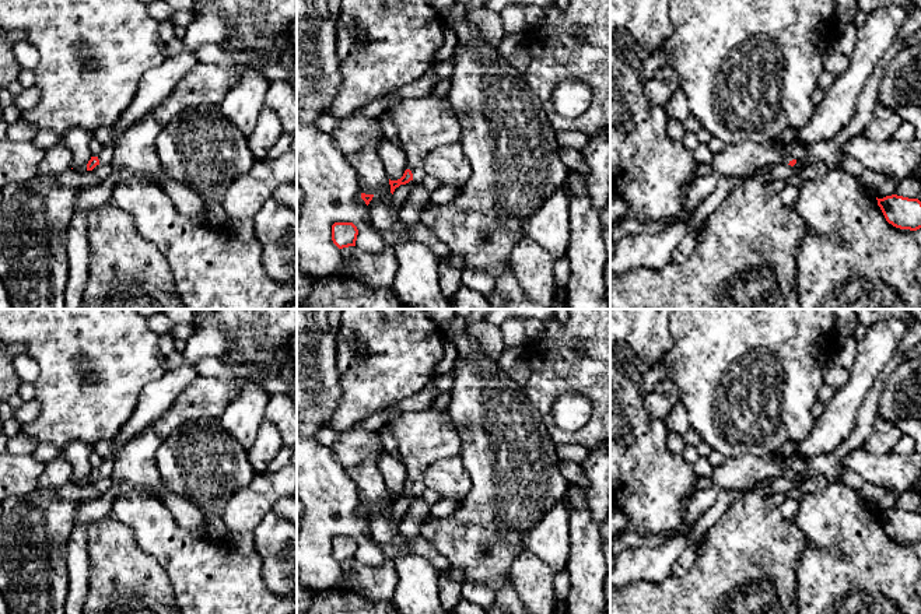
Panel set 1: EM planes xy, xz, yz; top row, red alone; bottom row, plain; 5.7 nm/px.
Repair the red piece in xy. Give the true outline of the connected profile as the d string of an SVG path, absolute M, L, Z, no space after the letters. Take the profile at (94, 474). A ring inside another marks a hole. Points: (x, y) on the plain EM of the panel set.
M195 309L200 326L186 341L183 361L179 366L167 371L161 379L148 383L139 396L134 413L113 439L113 450L102 459L98 470L91 470L87 484L105 478L113 467L118 452L129 439L165 414L181 393L197 376L195 365L203 358L223 358L230 350L230 340L217 323L214 309Z

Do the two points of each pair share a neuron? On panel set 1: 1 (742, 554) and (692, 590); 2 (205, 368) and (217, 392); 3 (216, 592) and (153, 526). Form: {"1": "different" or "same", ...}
{"1": "same", "2": "different", "3": "same"}

